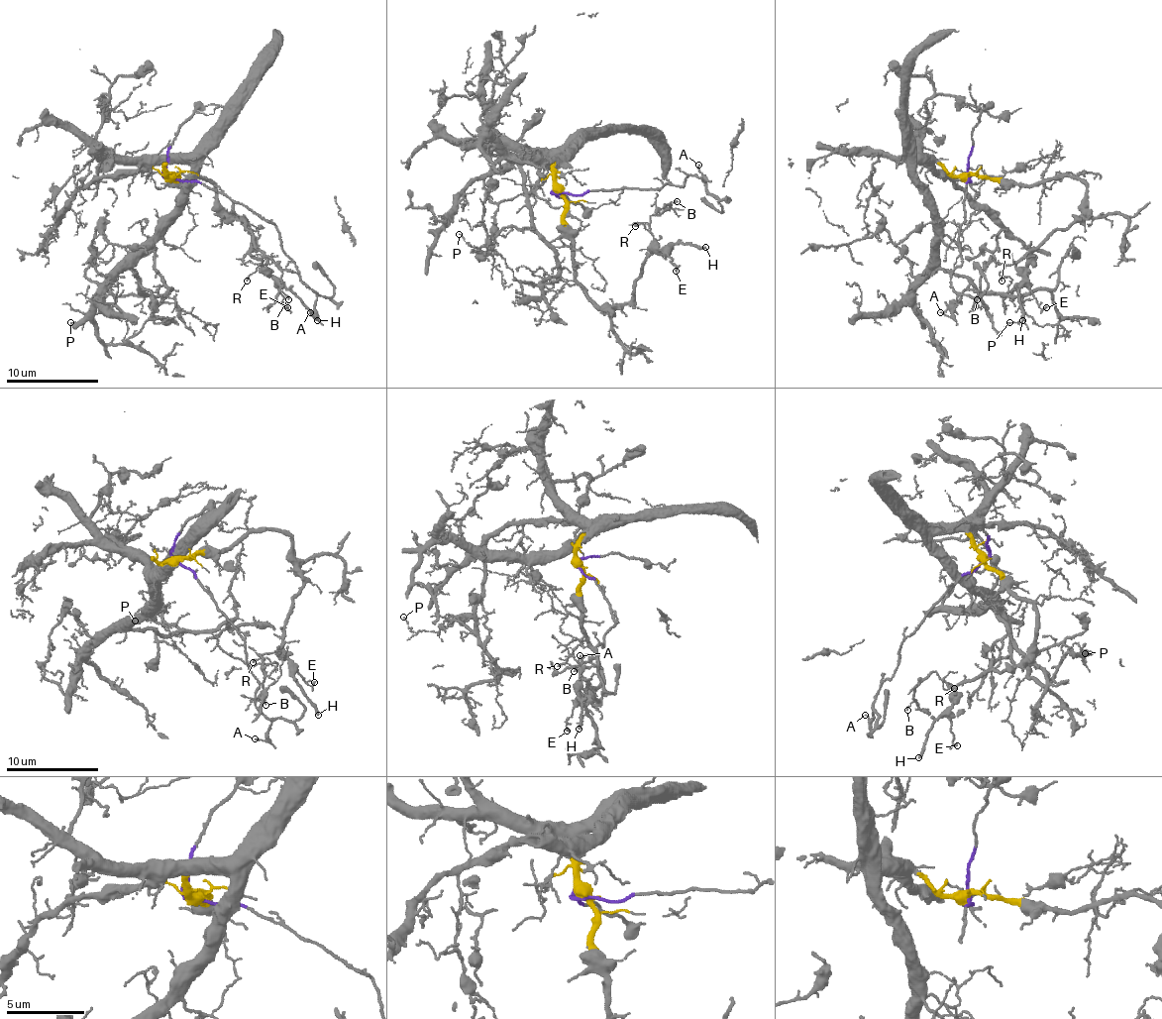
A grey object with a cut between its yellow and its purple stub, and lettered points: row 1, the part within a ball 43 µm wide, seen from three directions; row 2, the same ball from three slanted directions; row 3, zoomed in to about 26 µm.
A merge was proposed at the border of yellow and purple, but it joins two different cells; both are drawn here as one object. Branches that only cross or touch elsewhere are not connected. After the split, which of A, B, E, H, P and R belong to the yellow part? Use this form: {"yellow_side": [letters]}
{"yellow_side": ["B", "E", "H", "P", "R"]}

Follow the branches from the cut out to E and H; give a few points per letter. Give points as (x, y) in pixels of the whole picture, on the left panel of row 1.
E: (169, 176), (176, 176), (183, 183), (188, 179), (204, 176), (213, 186), (220, 205), (244, 223), (287, 306)
H: (169, 176), (183, 183), (204, 176), (213, 186), (220, 205), (244, 223), (273, 275), (317, 320)

